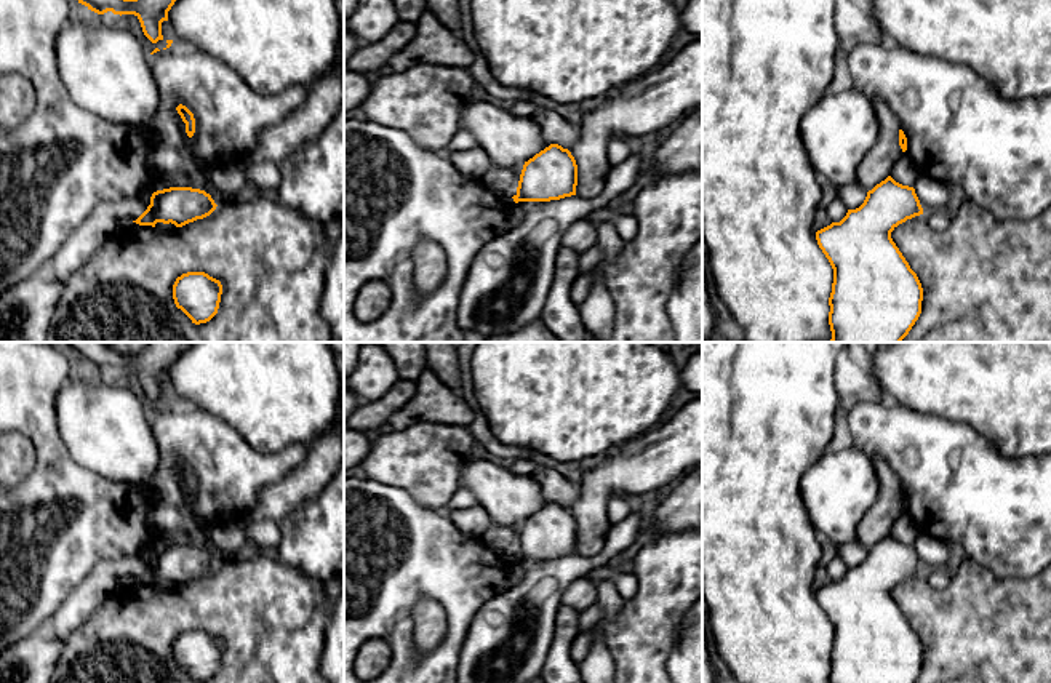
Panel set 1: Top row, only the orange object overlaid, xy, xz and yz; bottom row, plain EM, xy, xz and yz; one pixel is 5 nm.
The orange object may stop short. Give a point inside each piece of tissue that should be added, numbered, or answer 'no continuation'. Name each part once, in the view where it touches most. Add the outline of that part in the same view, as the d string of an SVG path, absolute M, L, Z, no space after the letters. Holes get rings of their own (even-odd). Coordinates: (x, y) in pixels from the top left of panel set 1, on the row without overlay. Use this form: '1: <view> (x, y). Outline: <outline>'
no continuation

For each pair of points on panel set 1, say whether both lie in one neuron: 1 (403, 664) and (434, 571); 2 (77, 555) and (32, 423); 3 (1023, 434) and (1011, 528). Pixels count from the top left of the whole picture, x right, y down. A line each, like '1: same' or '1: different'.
1: same
2: same
3: different

